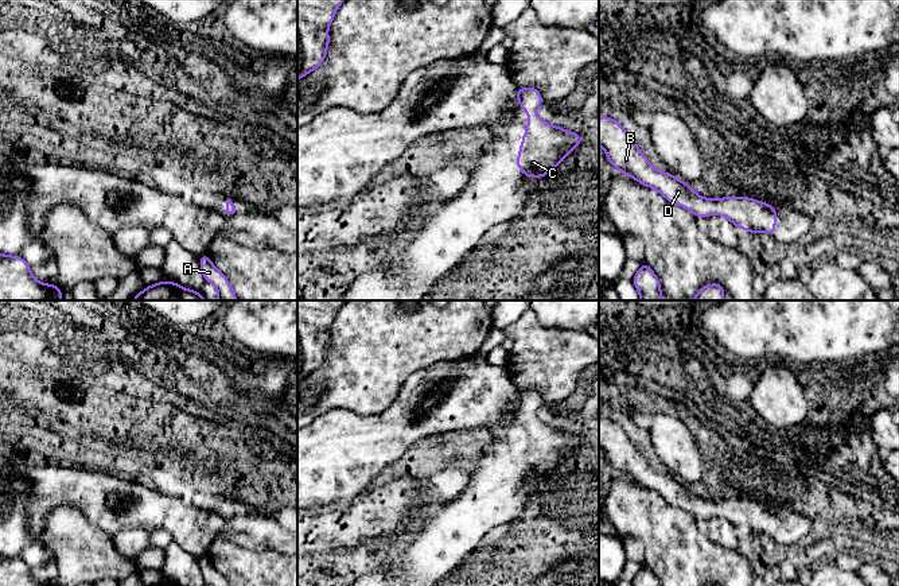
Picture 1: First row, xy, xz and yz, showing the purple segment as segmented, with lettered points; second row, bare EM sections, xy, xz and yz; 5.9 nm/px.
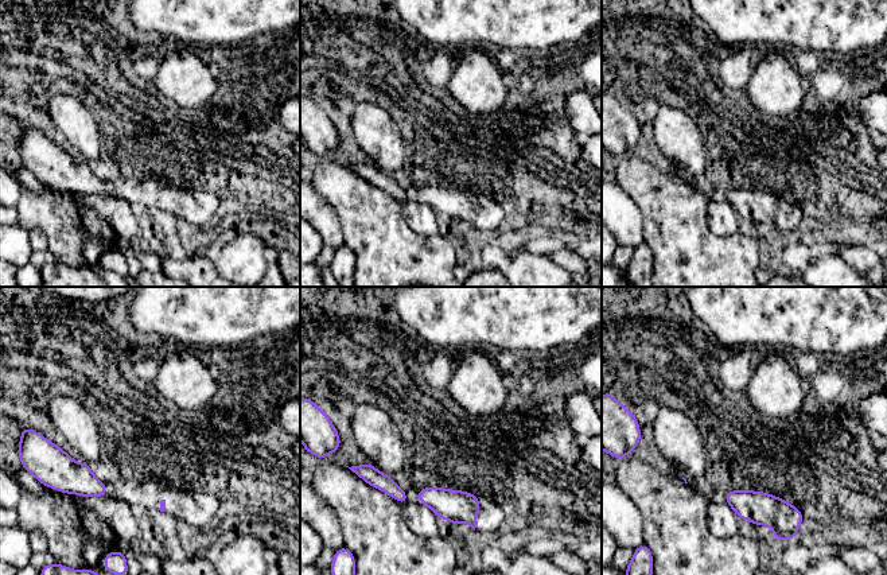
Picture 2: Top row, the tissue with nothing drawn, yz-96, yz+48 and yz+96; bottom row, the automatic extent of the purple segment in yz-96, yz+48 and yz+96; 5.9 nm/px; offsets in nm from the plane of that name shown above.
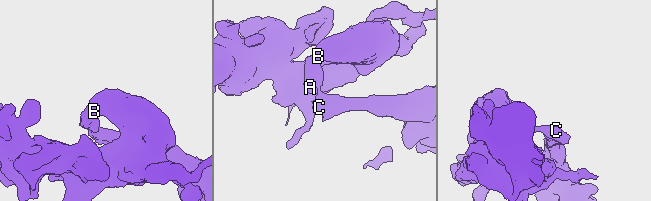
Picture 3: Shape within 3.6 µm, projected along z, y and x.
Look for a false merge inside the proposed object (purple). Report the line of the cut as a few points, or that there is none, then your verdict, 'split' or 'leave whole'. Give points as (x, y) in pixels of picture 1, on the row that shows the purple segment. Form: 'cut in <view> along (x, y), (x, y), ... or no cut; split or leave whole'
no cut; leave whole

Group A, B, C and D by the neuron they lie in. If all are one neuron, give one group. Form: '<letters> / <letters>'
A B C D

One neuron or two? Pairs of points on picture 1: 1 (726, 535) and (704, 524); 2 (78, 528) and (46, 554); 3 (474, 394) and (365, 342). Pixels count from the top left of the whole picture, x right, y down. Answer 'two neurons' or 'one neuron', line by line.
1: one neuron
2: two neurons
3: two neurons

